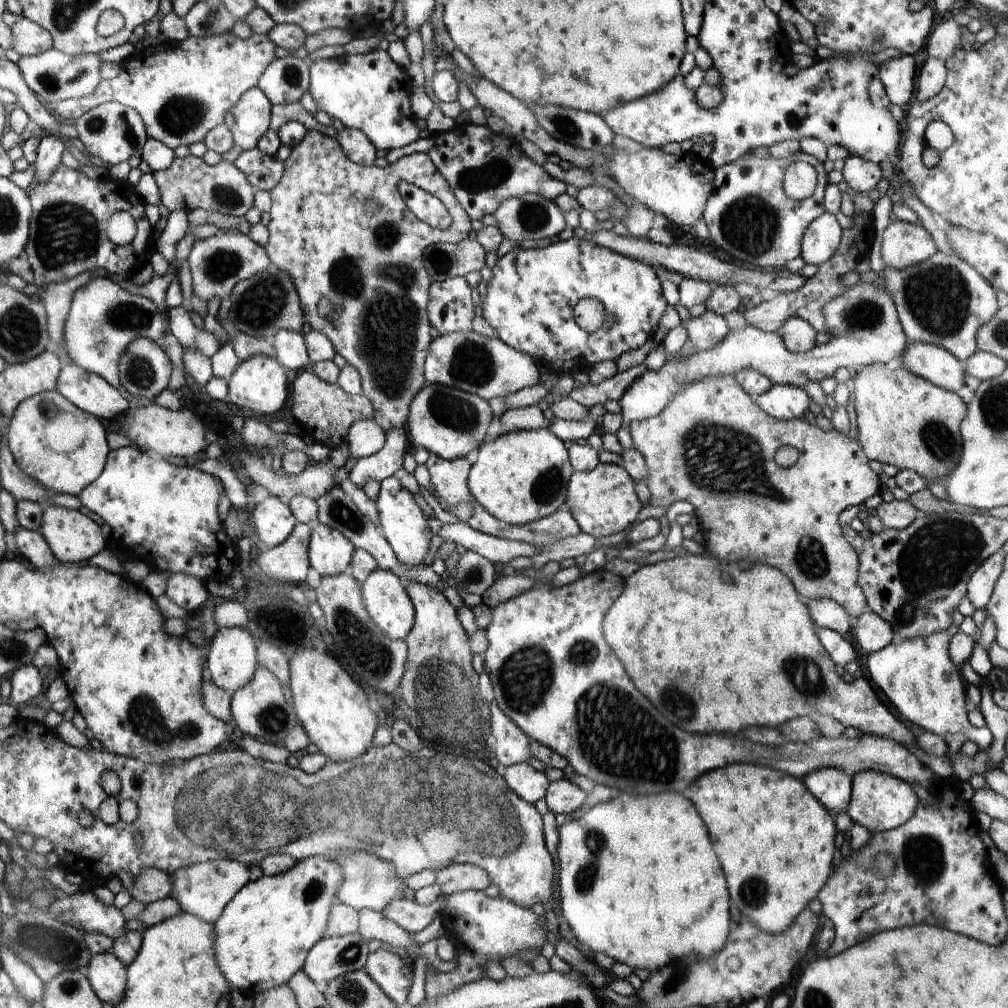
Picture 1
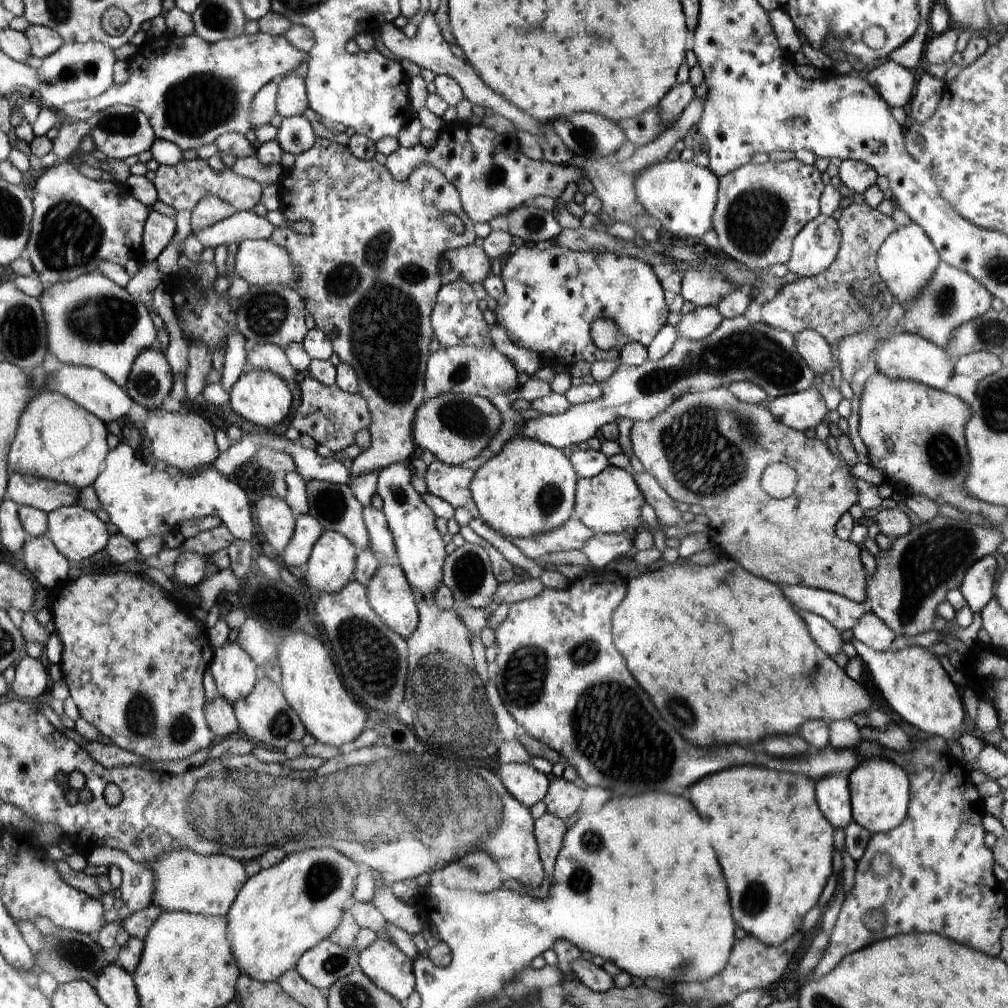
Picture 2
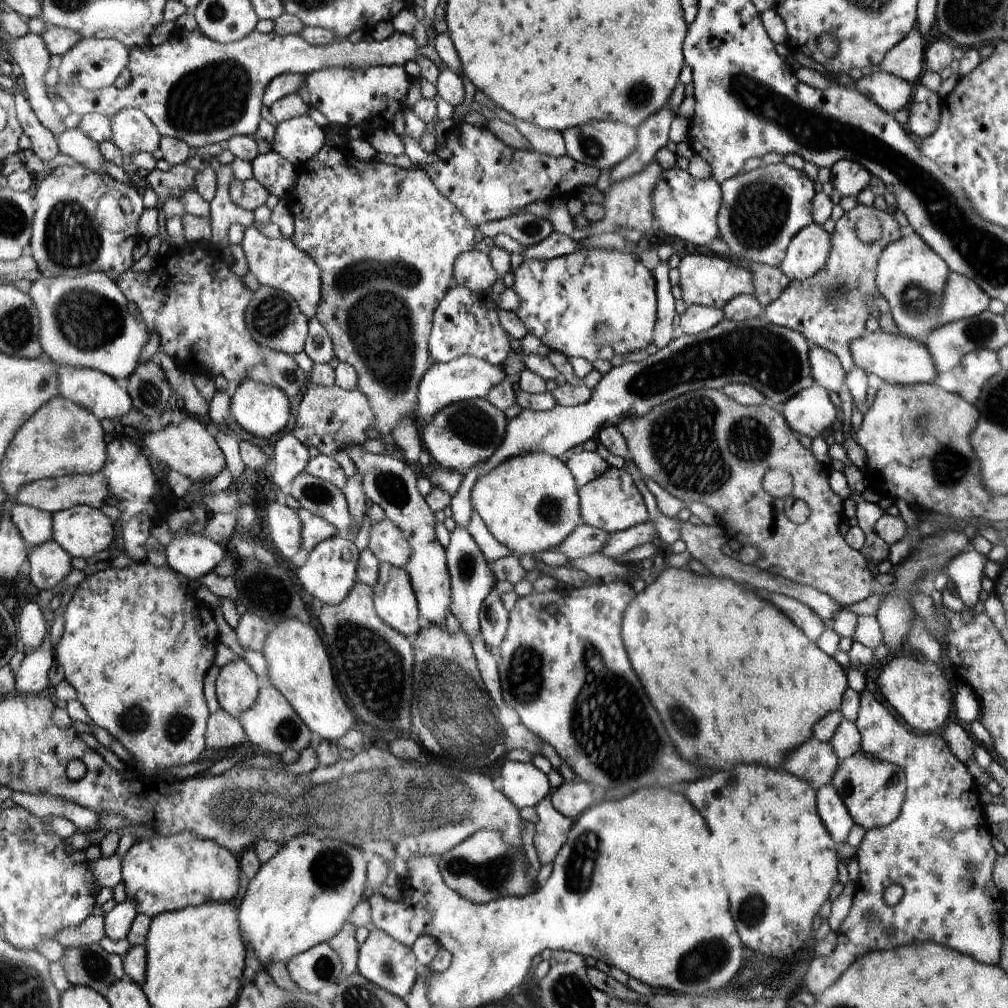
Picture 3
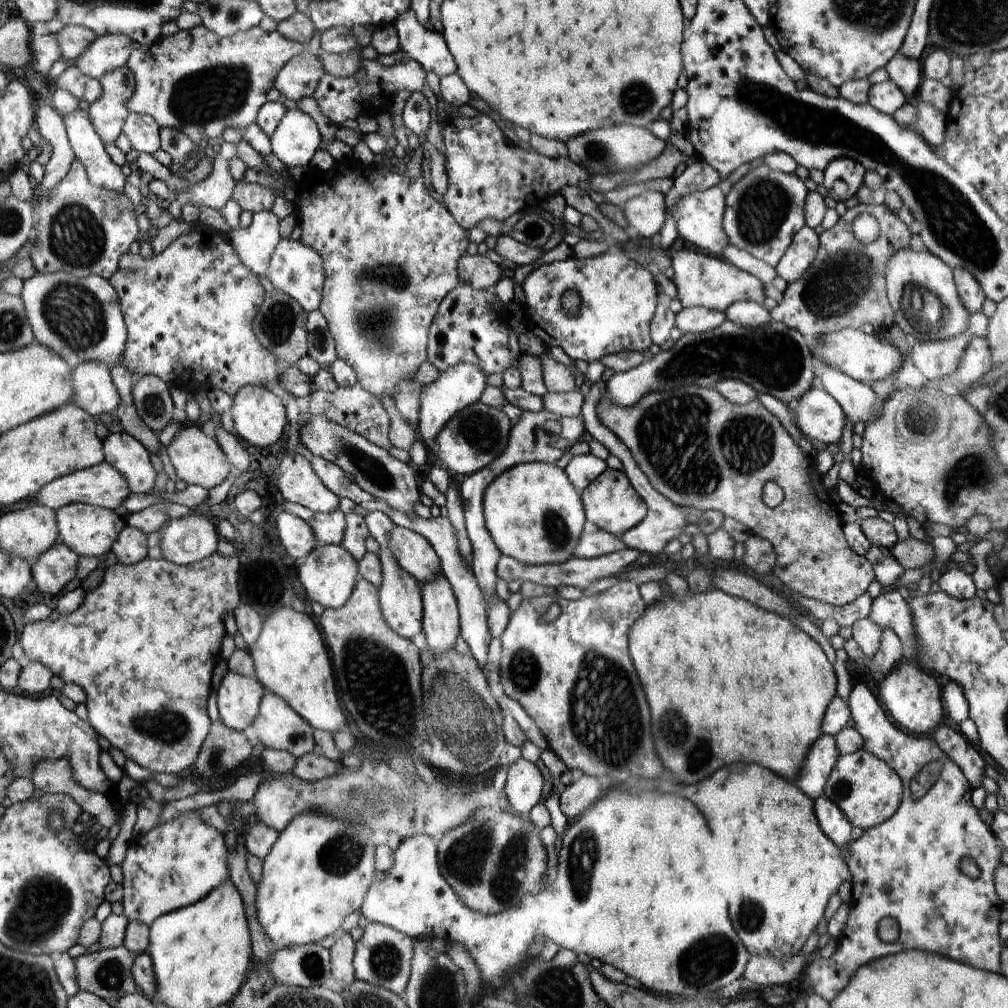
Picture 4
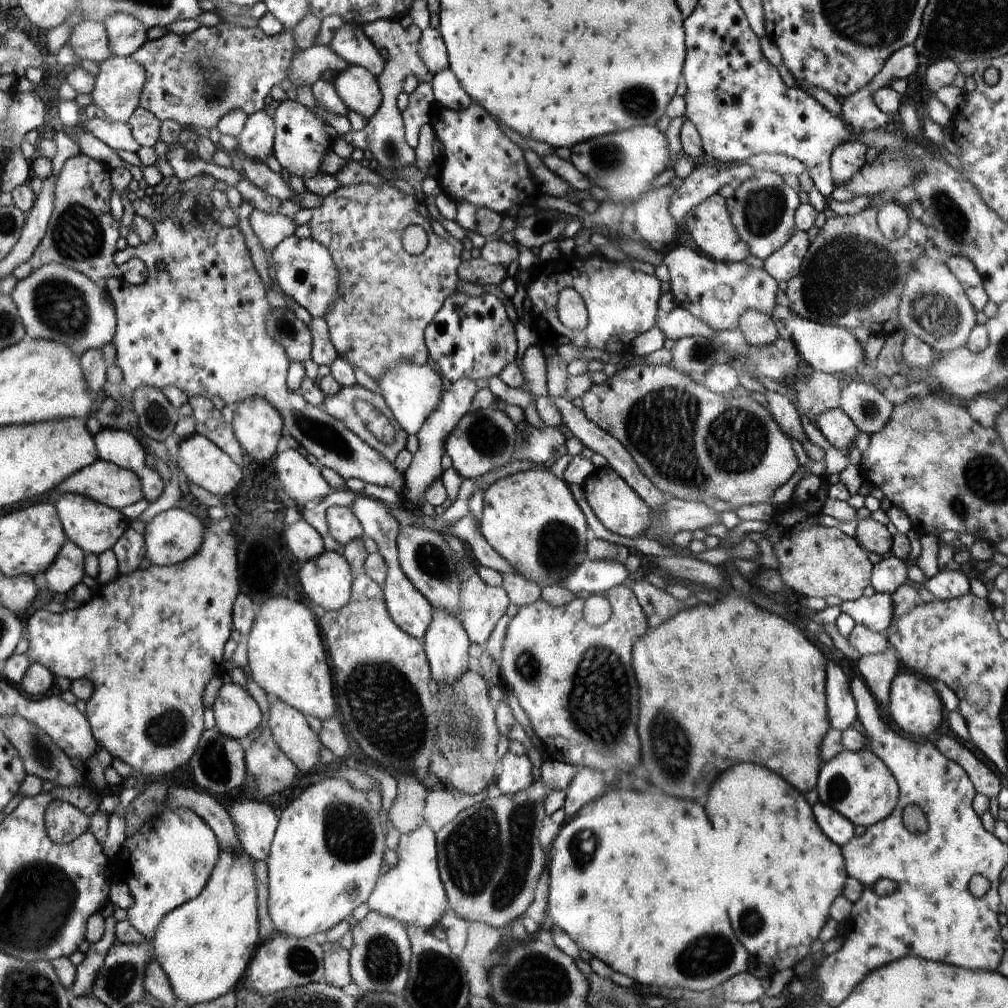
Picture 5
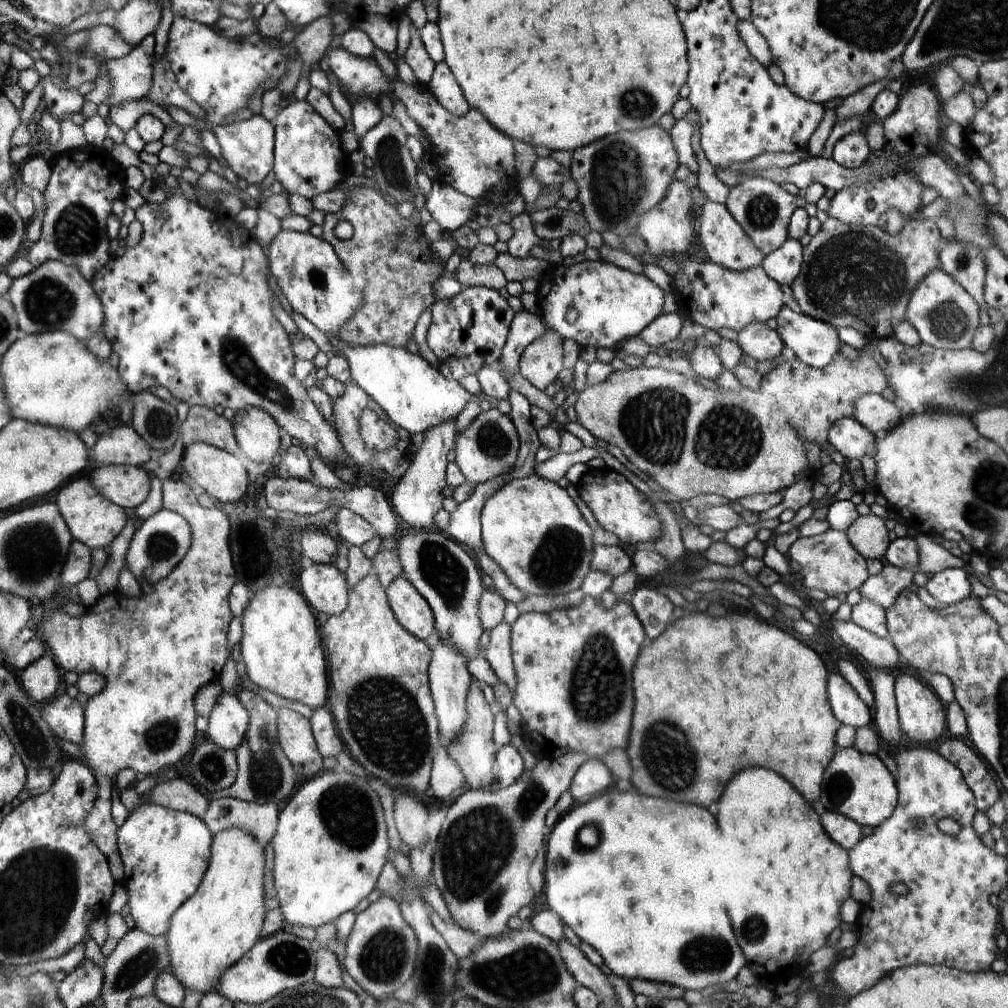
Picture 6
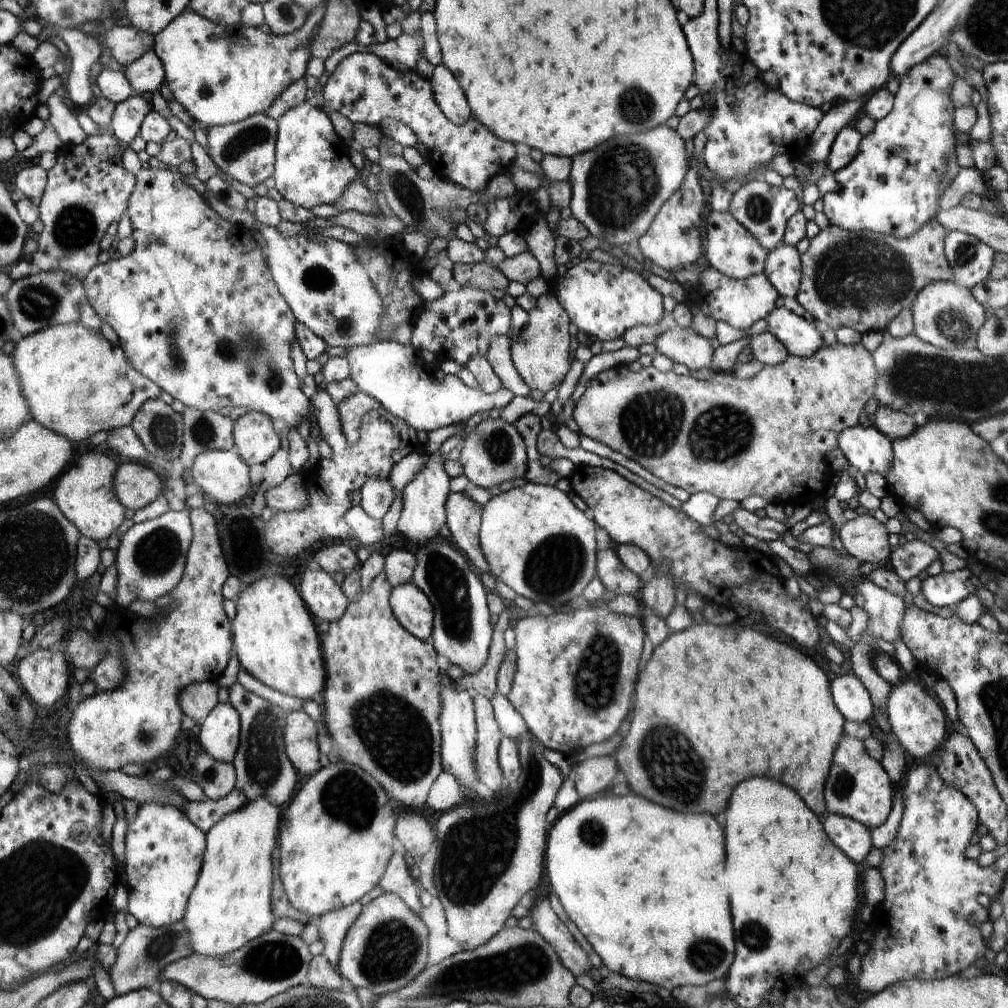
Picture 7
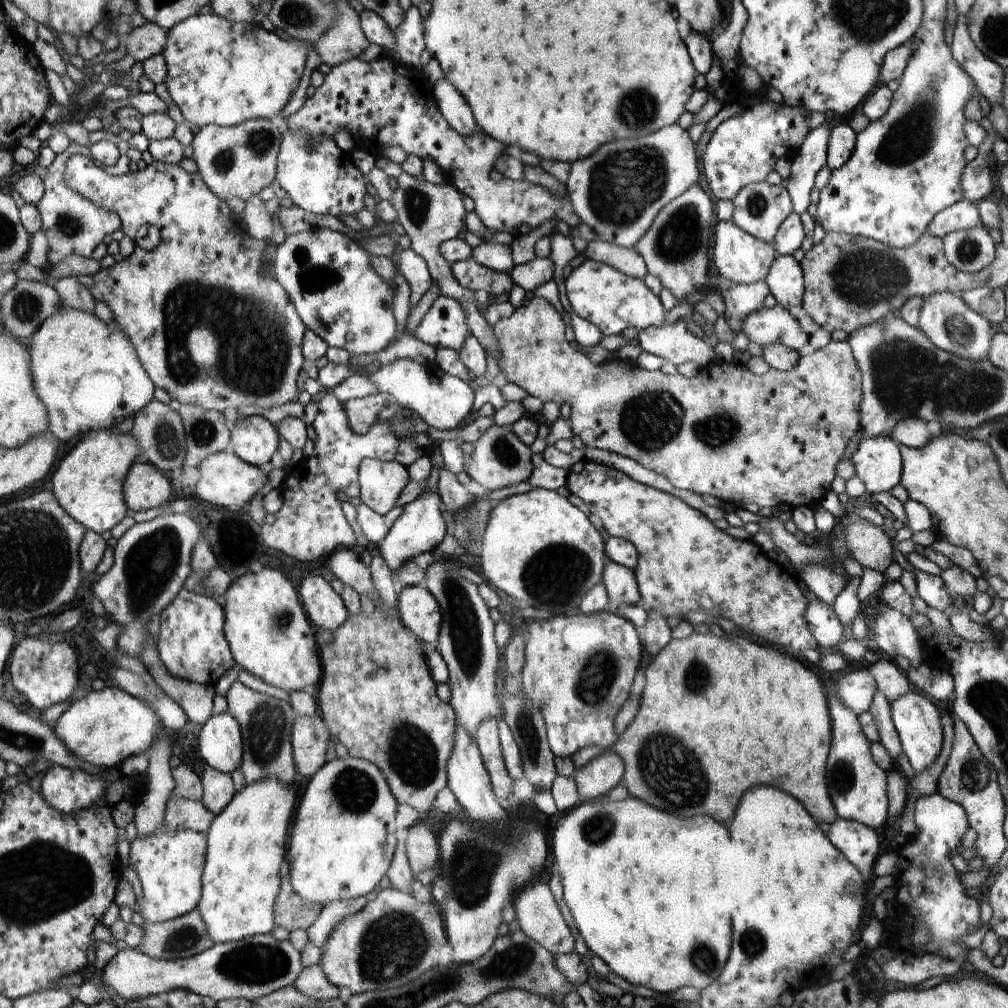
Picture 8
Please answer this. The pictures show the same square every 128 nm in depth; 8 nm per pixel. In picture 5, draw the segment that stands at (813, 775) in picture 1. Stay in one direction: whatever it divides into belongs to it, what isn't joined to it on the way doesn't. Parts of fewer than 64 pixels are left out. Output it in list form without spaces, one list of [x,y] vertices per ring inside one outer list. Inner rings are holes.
[[[818,802],[812,807],[812,810],[822,832],[838,846],[846,846],[855,837],[855,824],[837,810],[830,808],[827,803]]]

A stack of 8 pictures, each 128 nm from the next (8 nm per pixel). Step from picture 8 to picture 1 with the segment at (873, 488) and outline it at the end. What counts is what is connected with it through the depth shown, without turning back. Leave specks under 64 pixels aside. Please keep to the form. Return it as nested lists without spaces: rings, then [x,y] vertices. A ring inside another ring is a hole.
[[[773,386],[760,396],[753,394],[751,399],[768,416],[781,421],[804,419],[806,413],[817,409],[808,393],[796,386]]]

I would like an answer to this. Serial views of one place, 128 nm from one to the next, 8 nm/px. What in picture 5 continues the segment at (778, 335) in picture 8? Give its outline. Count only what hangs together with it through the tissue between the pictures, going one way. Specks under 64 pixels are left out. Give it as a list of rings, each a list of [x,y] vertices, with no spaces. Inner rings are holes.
[[[780,304],[774,306],[771,316],[783,325],[785,329],[783,333],[790,337],[792,346],[796,346],[796,352],[803,358],[802,362],[812,366],[816,371],[841,374],[848,370],[860,369],[864,365],[865,346],[862,346],[846,327],[830,326],[798,318],[792,310],[788,310],[786,306],[780,306]]]

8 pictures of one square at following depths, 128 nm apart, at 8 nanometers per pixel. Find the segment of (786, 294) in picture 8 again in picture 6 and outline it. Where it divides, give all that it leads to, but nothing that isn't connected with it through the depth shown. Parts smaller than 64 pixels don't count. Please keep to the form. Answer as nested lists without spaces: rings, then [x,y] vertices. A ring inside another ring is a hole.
[[[788,240],[774,252],[764,256],[761,267],[778,284],[790,286],[800,274],[804,247],[799,240]]]

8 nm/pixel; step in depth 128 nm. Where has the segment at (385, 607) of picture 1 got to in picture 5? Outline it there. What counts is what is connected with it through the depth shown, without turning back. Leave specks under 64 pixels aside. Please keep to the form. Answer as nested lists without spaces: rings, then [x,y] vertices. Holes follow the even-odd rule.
[[[360,494],[356,495],[356,498],[350,503],[350,510],[352,510],[352,514],[356,516],[358,522],[362,525],[365,538],[372,538],[372,540],[376,542],[378,552],[382,554],[382,558],[384,558],[384,562],[386,562],[388,572],[386,582],[382,588],[385,606],[388,608],[392,620],[394,620],[396,626],[404,630],[406,634],[422,642],[424,635],[428,632],[428,628],[430,628],[430,622],[432,622],[433,608],[428,600],[412,586],[412,582],[406,578],[406,574],[404,574],[404,571],[400,568],[396,542],[399,533],[398,521],[380,504],[379,500]]]

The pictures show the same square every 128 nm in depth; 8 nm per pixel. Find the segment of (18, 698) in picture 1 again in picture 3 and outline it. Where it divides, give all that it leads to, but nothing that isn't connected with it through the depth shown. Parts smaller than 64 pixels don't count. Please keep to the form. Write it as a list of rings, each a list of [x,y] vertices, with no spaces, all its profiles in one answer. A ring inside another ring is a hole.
[[[51,624],[46,626],[46,638],[38,651],[25,653],[22,665],[15,675],[15,689],[19,694],[41,695],[51,690],[49,671],[55,662],[52,655]]]

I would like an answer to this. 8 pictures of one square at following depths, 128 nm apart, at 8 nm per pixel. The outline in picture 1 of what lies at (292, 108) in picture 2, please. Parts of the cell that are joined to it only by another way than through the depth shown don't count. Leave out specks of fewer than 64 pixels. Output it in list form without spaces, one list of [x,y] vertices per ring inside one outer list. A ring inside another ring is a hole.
[[[288,56],[274,60],[258,79],[257,87],[273,105],[299,102],[309,90],[309,63]]]

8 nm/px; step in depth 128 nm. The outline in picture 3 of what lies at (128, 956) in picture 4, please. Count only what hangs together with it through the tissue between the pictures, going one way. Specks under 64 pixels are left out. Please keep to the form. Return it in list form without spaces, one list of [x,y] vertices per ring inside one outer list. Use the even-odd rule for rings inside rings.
[[[98,942],[66,948],[60,964],[68,982],[91,987],[102,997],[112,983],[126,978],[122,956],[108,954]]]

